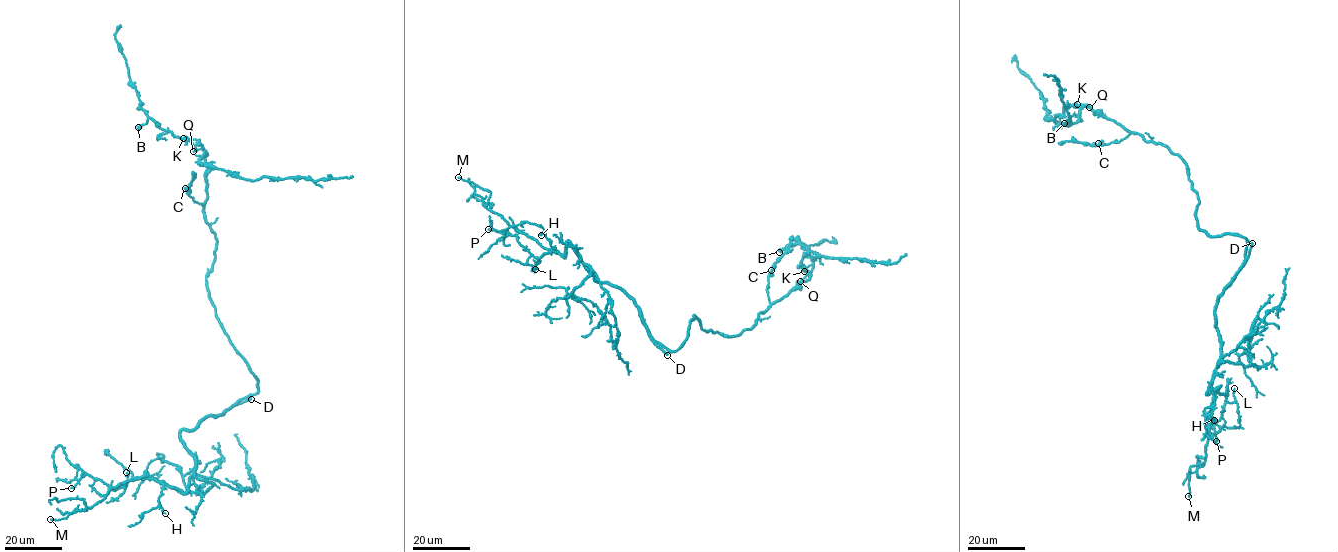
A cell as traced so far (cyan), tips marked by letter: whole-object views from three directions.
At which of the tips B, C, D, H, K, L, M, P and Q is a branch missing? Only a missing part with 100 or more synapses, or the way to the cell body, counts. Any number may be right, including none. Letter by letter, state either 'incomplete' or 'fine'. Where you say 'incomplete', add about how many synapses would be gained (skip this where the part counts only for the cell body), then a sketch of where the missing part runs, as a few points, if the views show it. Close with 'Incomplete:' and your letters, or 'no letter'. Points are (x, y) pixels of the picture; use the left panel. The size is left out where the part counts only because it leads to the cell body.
B: fine
C: fine
D: incomplete | (251, 399), (257, 391), (264, 388), (272, 393), (276, 406), (276, 384)
H: fine
K: fine
L: fine
M: fine
P: fine
Q: fine
Incomplete: D

